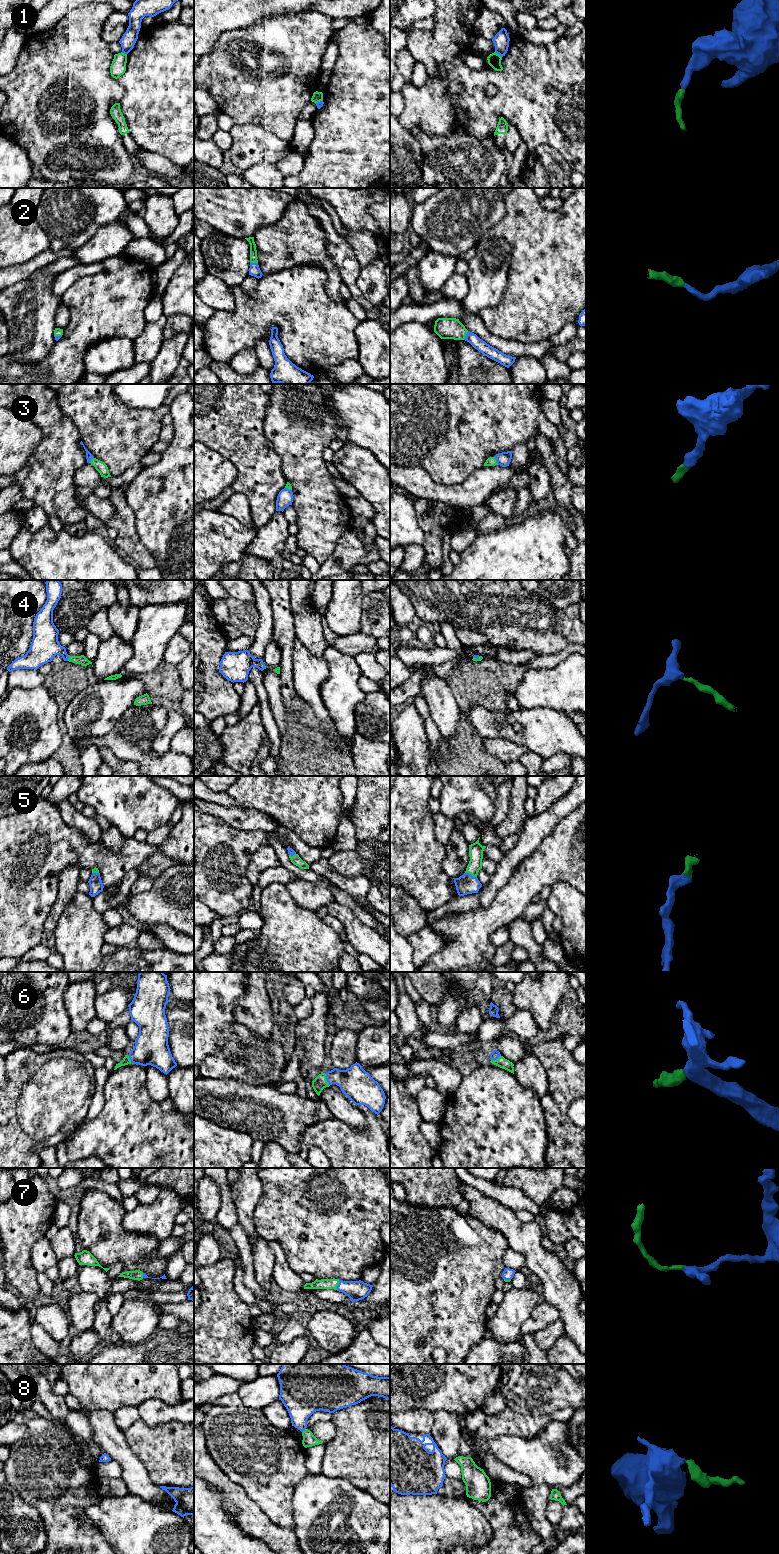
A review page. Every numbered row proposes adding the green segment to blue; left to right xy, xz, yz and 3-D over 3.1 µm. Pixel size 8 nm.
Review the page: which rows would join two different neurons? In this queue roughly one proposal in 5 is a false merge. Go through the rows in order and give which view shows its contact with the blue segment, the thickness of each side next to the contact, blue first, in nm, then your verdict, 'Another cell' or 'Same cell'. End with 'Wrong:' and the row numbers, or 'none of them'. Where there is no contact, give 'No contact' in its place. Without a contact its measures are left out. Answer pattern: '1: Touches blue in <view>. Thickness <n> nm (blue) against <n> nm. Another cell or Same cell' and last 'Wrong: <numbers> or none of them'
1: Touches blue in yz. Thickness 130 nm (blue) against 110 nm. Another cell
2: Touches blue in yz. Thickness 90 nm (blue) against 180 nm. Same cell
3: Touches blue in yz. Thickness 120 nm (blue) against 70 nm. Same cell
4: Touches blue in xy. Thickness 220 nm (blue) against 70 nm. Same cell
5: Touches blue in yz. Thickness 160 nm (blue) against 110 nm. Same cell
6: Touches blue in xz. Thickness 240 nm (blue) against 110 nm. Same cell
7: Touches blue in xz. Thickness 160 nm (blue) against 80 nm. Same cell
8: Touches blue in xz. Thickness 300 nm (blue) against 110 nm. Same cell
Wrong: 1

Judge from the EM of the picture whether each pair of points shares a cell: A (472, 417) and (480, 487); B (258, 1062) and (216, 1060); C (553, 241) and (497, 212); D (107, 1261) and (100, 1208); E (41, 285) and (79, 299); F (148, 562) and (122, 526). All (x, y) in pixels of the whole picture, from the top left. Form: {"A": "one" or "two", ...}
{"A": "two", "B": "one", "C": "two", "D": "one", "E": "two", "F": "one"}

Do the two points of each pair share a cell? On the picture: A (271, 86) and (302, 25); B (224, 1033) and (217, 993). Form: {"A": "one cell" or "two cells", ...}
{"A": "one cell", "B": "one cell"}

